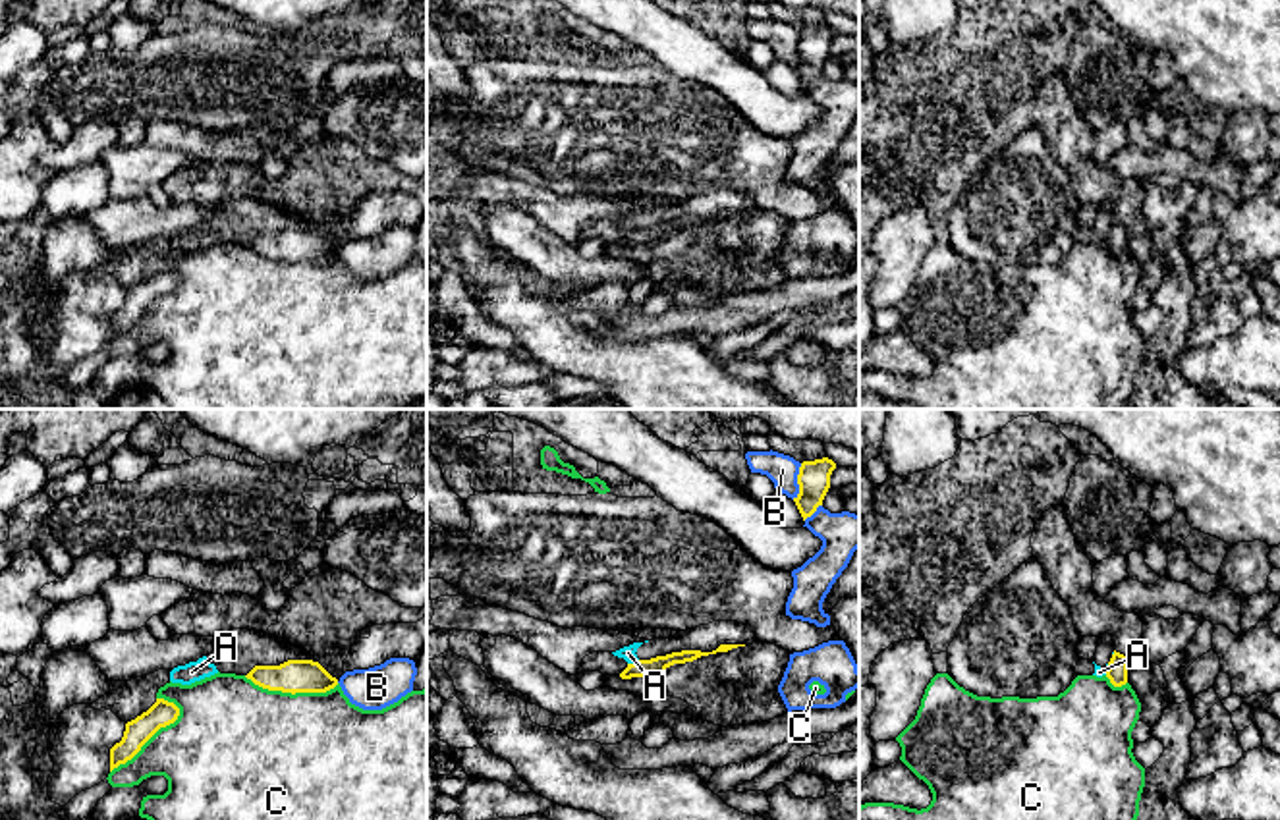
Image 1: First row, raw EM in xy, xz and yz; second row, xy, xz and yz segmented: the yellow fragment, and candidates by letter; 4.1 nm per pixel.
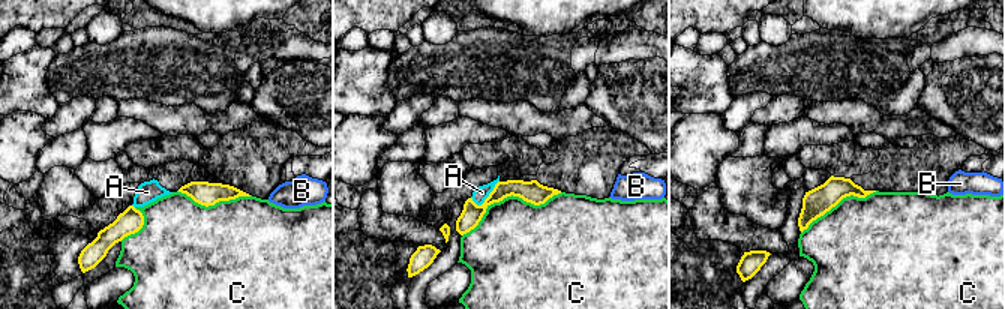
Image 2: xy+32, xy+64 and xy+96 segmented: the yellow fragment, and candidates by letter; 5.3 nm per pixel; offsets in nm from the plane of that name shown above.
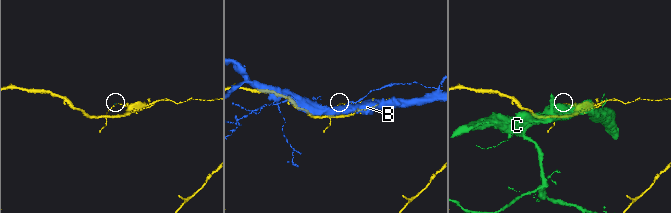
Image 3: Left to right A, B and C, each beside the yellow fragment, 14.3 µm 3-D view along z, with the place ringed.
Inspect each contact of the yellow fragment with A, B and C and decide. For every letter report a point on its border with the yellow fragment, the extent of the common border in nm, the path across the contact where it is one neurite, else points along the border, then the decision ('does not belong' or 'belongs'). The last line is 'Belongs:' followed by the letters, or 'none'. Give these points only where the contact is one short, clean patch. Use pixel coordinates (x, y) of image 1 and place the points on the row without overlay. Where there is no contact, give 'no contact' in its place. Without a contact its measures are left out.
A: xz (634, 230) | 50 nm | along xz (638, 226), (628, 232) | does not belong
B: xz (798, 49) | 160 nm | does not belong
C: xy (151, 303) | 400 nm | does not belong
Belongs: none

